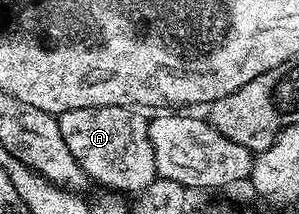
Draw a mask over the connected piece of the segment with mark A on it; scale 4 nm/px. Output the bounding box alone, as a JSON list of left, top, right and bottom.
[57,105,158,194]

